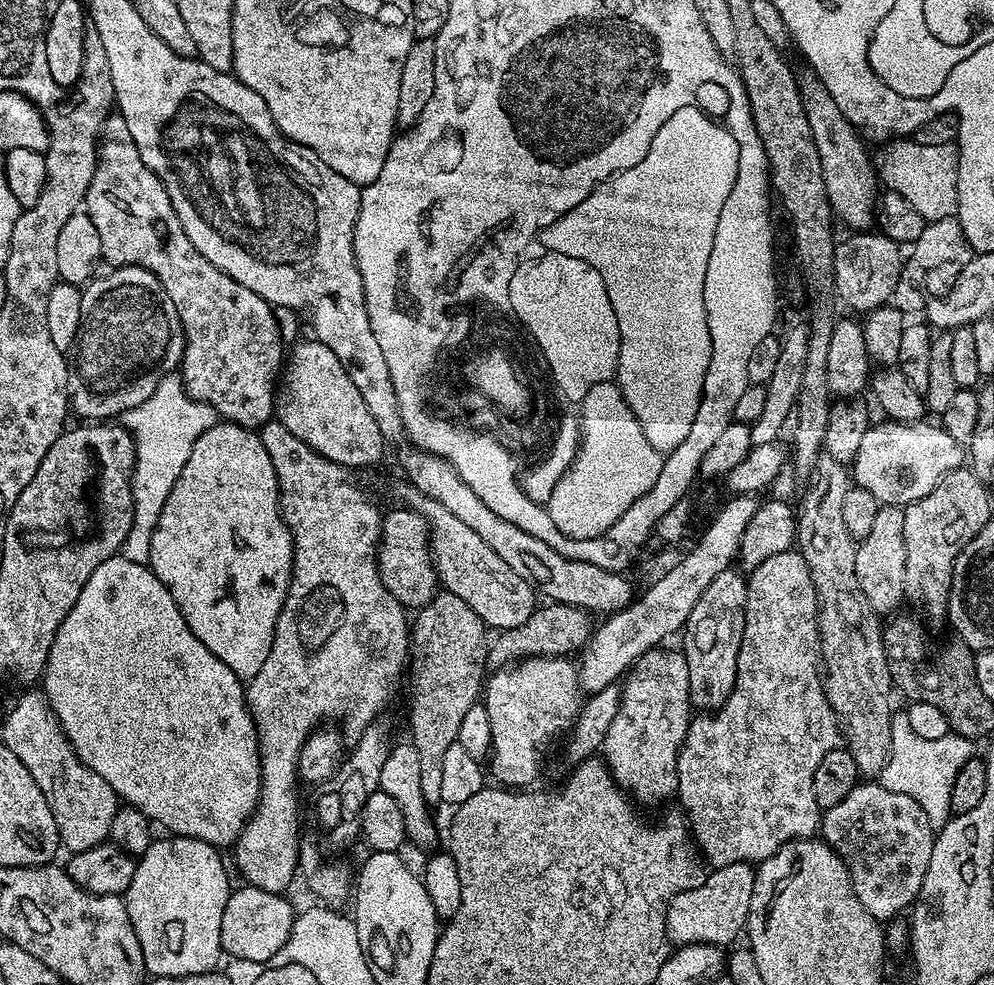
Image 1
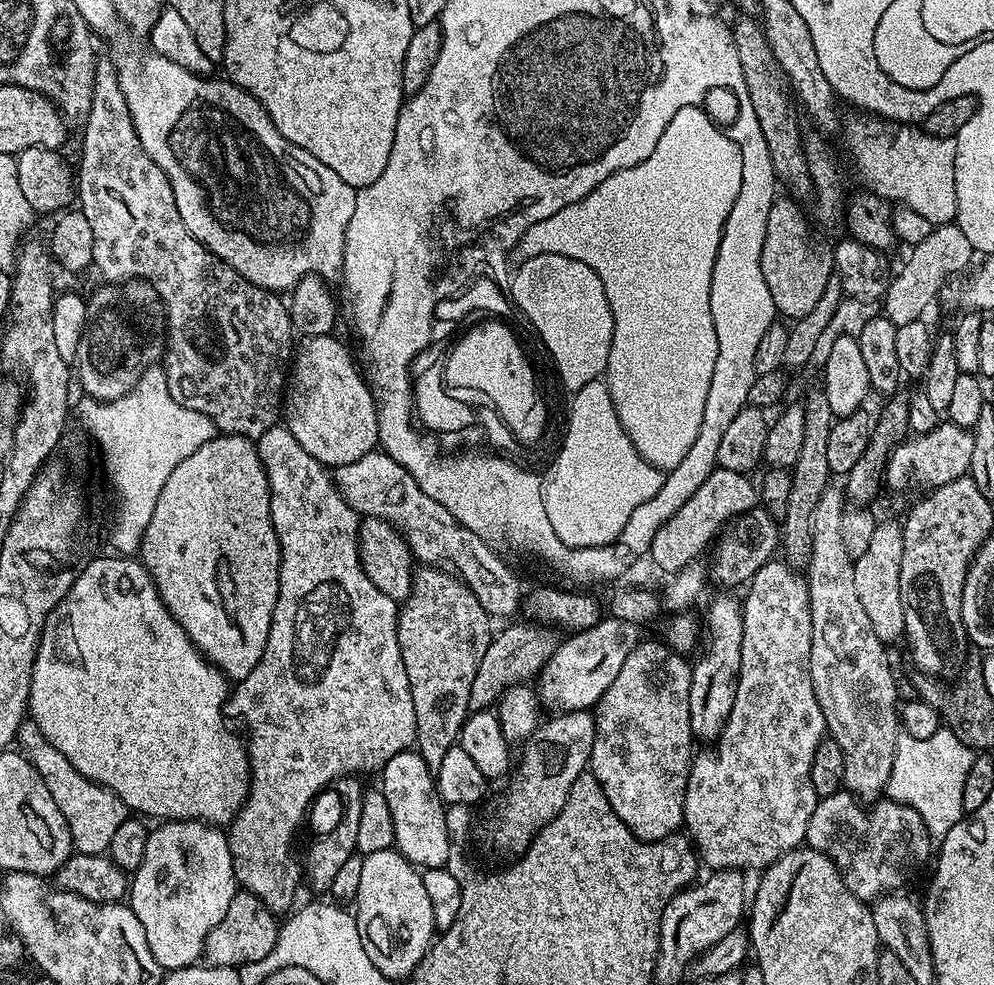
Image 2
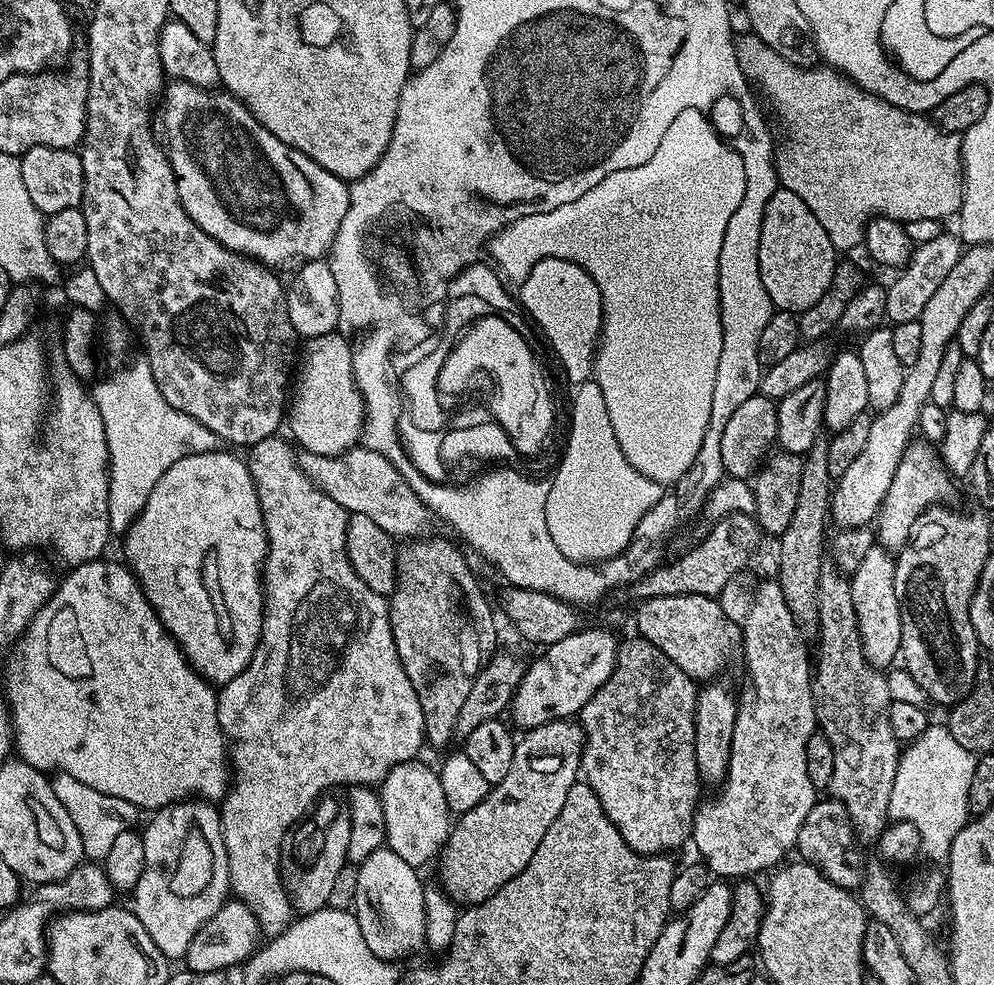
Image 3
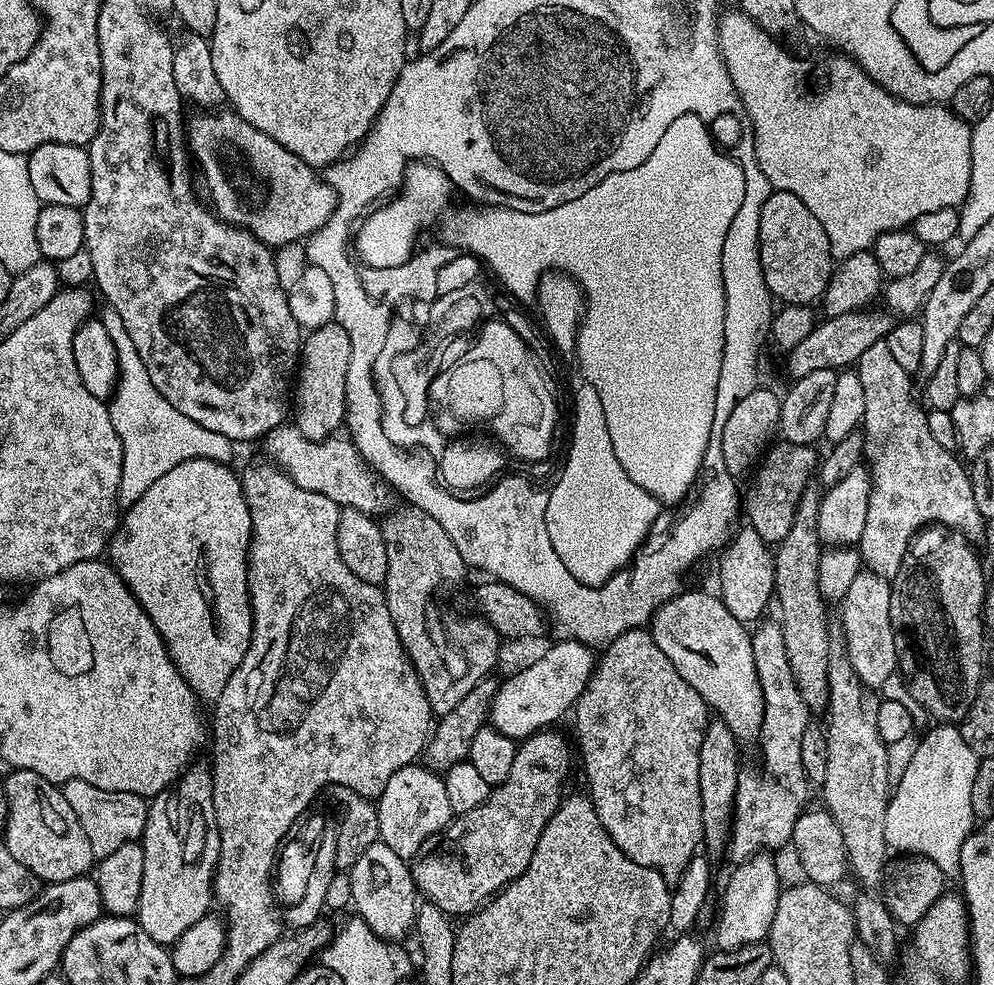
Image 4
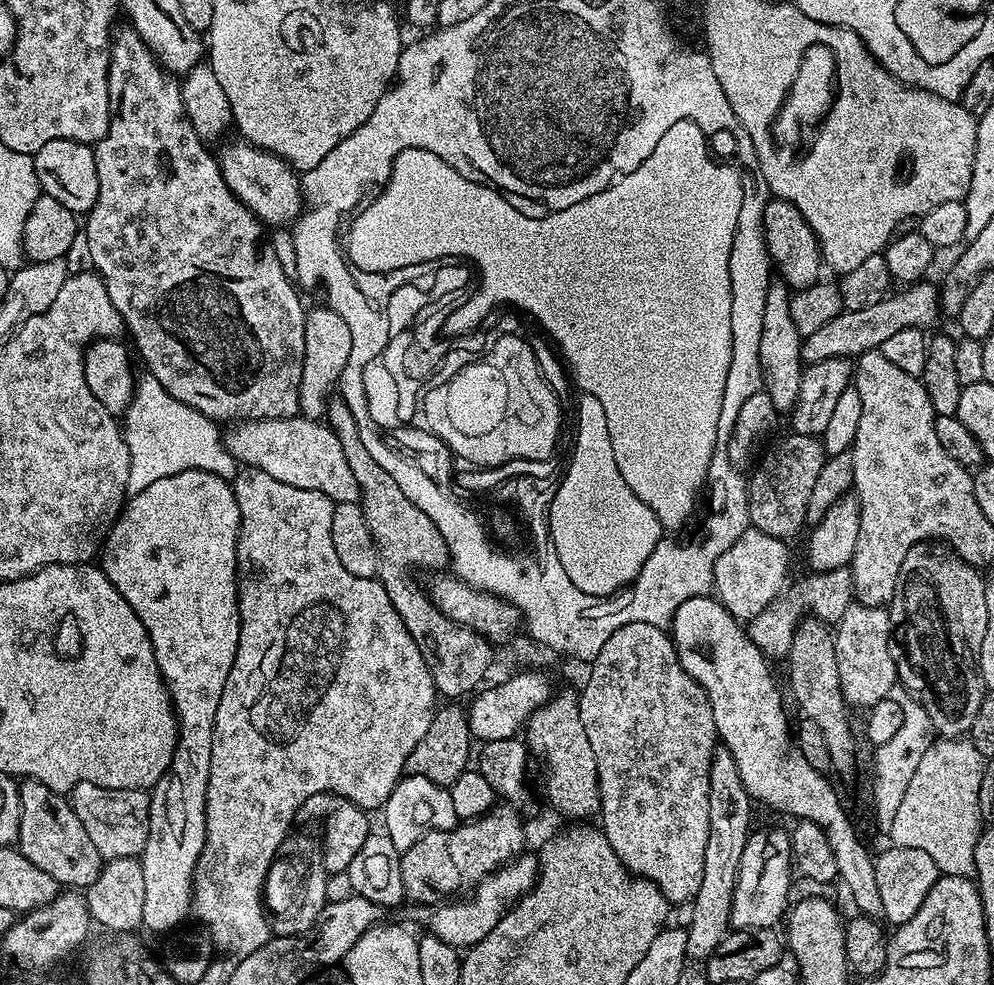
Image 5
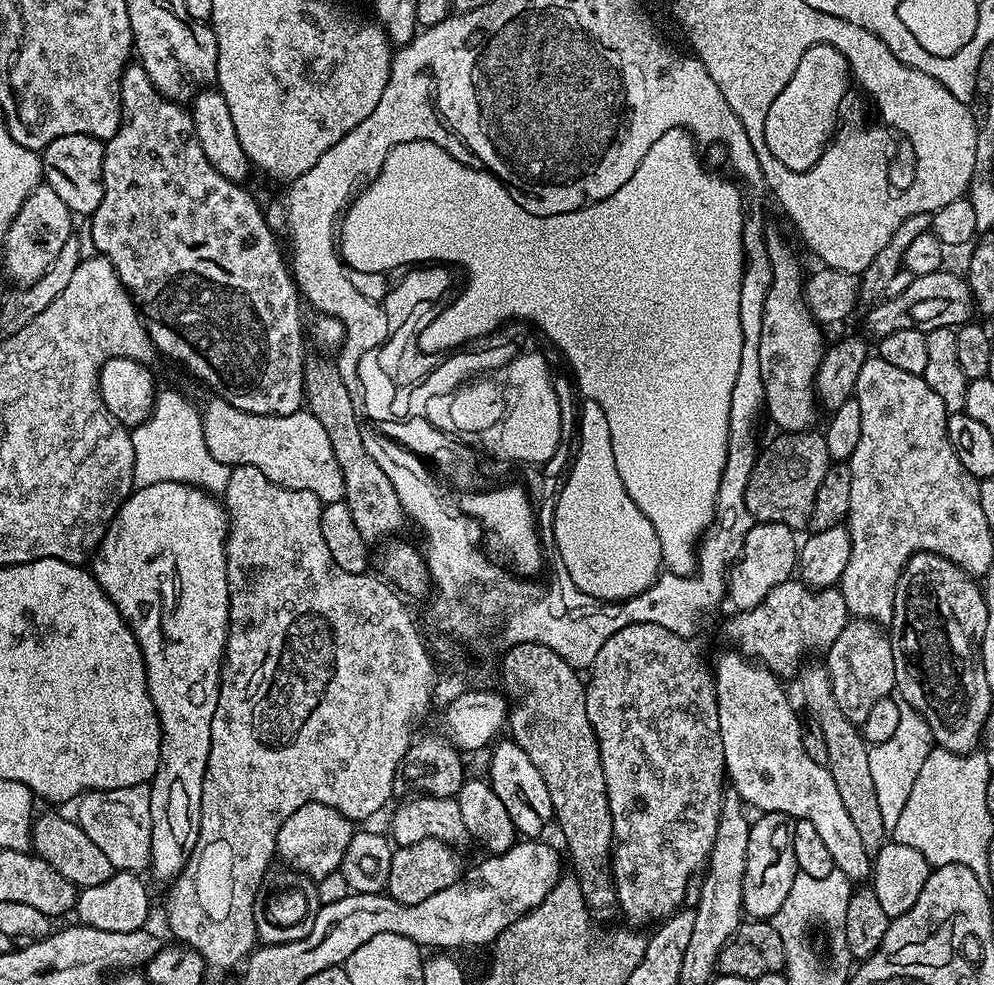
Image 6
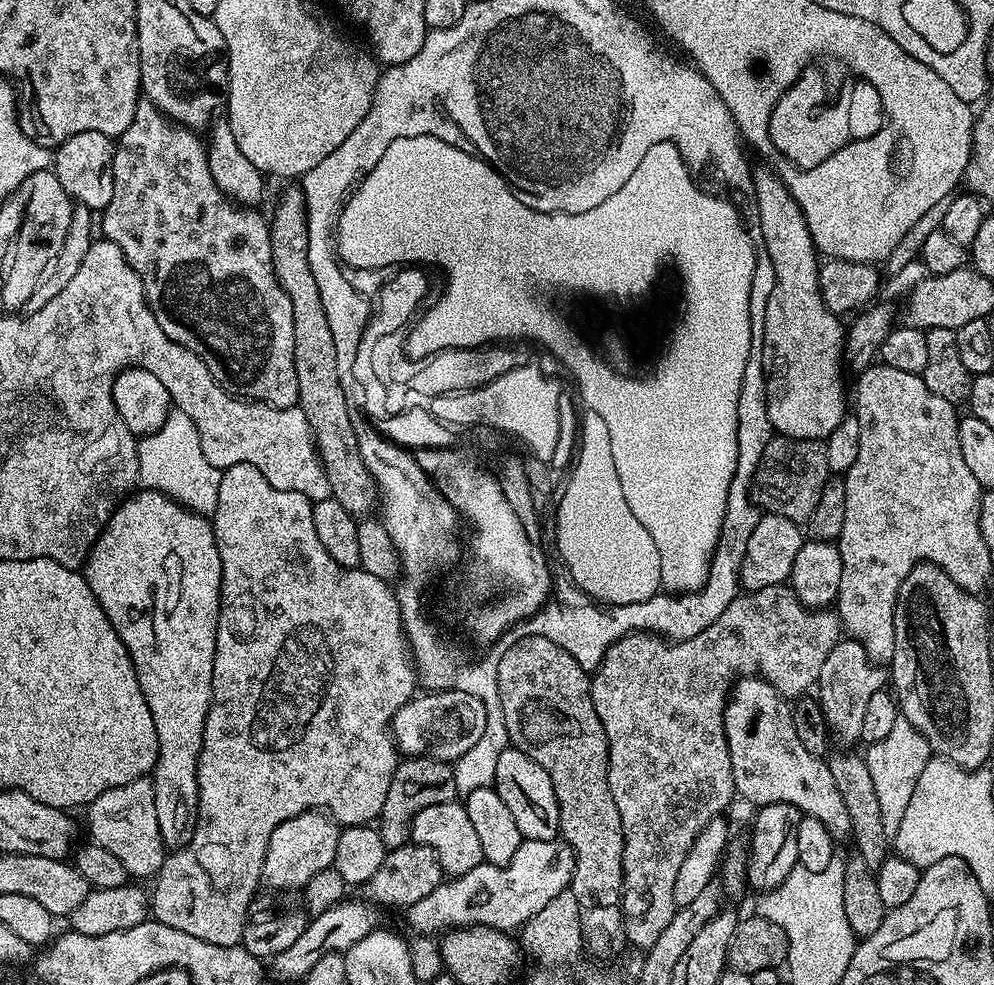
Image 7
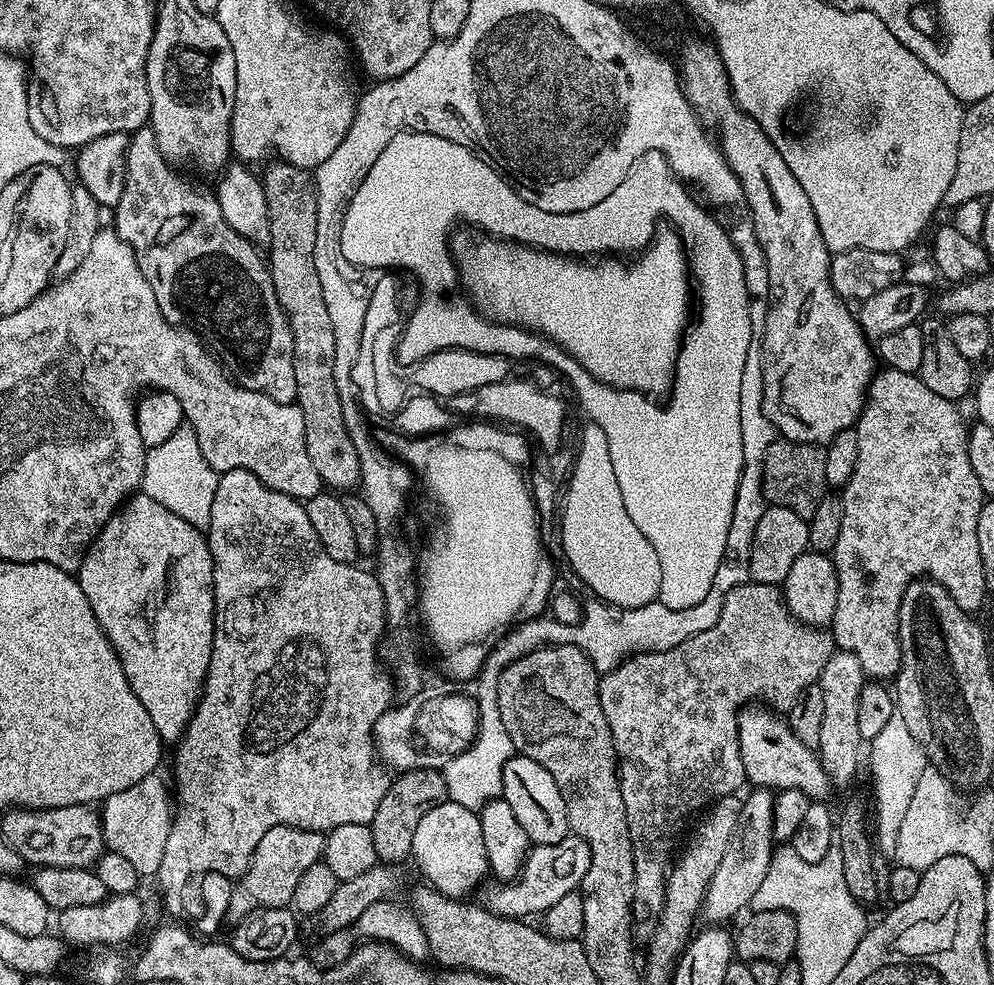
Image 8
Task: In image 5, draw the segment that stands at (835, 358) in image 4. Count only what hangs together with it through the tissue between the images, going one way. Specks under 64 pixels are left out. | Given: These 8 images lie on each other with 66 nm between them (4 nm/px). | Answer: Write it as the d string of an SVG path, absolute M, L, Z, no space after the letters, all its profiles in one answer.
M917 282L905 287L904 292L893 291L874 306L866 310L843 310L826 325L819 327L814 334L803 337L800 346L800 358L805 365L822 362L835 356L855 358L863 352L875 352L898 330L907 328L931 329L930 326L942 316L940 293L934 283Z

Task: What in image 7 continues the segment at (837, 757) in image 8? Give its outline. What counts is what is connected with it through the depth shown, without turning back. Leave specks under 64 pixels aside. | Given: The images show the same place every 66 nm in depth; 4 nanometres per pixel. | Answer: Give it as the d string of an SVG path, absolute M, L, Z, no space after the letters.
M851 638L841 639L839 644L830 650L826 662L822 662L822 670L818 681L818 699L820 709L828 723L831 735L845 740L845 745L857 743L862 734L862 721L866 714L866 705L874 694L885 691L886 672L866 654L859 642Z

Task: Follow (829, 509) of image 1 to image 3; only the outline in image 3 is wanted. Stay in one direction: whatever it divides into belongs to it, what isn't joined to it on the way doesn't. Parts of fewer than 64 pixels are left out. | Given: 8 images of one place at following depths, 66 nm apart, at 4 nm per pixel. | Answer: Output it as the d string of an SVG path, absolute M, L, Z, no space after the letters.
M825 566L821 570L818 578L817 592L817 622L815 627L820 630L820 641L816 644L816 652L814 648L814 671L812 672L812 697L816 703L816 723L819 731L824 733L825 738L830 742L830 746L834 746L834 778L830 789L831 799L842 802L842 806L846 806L846 814L850 814L852 826L856 830L857 837L861 841L876 840L885 835L886 829L889 827L890 819L888 811L890 810L890 794L894 787L895 772L898 770L898 764L902 751L901 741L894 738L894 730L890 730L890 706L892 705L892 695L888 689L888 677L881 669L875 668L866 658L864 647L862 646L862 638L858 630L858 618L854 614L854 598L852 597L852 585L849 577L841 572L835 566Z

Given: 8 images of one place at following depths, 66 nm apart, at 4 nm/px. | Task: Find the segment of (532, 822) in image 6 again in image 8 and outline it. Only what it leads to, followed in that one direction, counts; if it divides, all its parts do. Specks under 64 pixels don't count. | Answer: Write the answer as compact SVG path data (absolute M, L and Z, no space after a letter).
M519 754L509 758L502 770L502 798L510 806L514 818L518 818L518 826L526 830L533 845L562 842L569 836L562 790L558 790L558 782L550 778L550 770L546 770L546 766L538 766L534 758Z

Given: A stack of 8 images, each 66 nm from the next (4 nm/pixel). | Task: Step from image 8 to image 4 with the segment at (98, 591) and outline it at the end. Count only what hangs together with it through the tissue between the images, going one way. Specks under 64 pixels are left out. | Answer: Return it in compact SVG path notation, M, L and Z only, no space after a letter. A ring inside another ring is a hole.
M187 460L178 462L174 470L169 470L167 474L162 474L138 502L134 502L119 517L116 525L116 532L109 540L106 549L107 559L122 579L126 582L128 589L138 598L142 610L154 622L158 634L163 638L168 653L176 668L182 674L185 682L192 687L201 701L215 702L222 694L222 689L226 687L226 682L230 682L230 674L238 670L242 658L246 658L246 650L250 646L252 637L252 603L248 593L248 547L252 544L252 523L250 522L250 506L246 506L246 494L240 485L240 477L227 464L219 464L213 460ZM189 763L188 767L180 774L180 779L172 785L171 788L159 792L151 797L148 805L148 821L144 827L142 843L144 846L144 869L142 870L142 894L140 895L140 907L138 909L138 919L142 930L146 930L146 934L150 934L150 938L154 938L154 942L158 942L161 946L171 946L175 940L182 938L182 934L186 934L186 930L190 930L190 926L194 926L194 922L198 922L198 918L209 915L210 909L214 904L214 881L216 879L216 864L220 860L220 831L216 825L216 811L214 810L214 798L212 797L212 774L207 763L196 764Z

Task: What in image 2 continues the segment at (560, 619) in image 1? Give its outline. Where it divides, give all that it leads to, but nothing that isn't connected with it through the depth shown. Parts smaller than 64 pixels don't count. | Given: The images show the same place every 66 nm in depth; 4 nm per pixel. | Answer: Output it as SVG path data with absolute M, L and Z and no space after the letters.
M525 623L504 628L501 632L499 629L493 635L490 646L486 646L486 654L482 654L482 662L478 662L478 674L474 674L474 686L470 686L468 706L472 712L491 709L508 689L523 685L531 676L531 680L539 677L544 664L559 647L562 640L560 636L556 637L555 627Z

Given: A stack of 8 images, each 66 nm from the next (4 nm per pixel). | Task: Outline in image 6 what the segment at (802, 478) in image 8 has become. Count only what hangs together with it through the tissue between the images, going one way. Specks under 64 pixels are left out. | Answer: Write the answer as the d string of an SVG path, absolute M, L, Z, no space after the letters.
M819 431L776 434L761 450L760 457L755 457L750 482L746 482L746 510L750 510L753 521L782 523L795 530L807 529L818 485L829 463L826 442Z

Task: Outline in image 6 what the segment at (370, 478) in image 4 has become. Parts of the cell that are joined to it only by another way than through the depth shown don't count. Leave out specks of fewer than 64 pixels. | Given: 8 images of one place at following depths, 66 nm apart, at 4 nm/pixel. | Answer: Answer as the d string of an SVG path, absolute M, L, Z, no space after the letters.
M211 398L202 404L200 417L206 434L206 446L218 462L235 466L254 466L270 478L270 482L286 486L290 490L310 490L323 505L344 499L342 470L334 458L334 446L322 430L322 422L314 414L301 410L285 416L250 414L230 406L230 402Z

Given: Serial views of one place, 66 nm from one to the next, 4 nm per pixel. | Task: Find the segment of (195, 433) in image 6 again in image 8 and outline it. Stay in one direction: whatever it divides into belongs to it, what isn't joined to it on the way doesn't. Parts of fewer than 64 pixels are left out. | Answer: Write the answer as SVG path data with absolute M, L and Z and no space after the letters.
M182 426L174 430L174 434L166 438L166 442L147 449L144 453L143 495L154 498L158 506L166 506L166 510L178 514L178 518L190 522L190 526L195 528L207 530L210 526L210 509L214 506L214 490L218 490L219 481L220 477L210 466L210 462L202 458L202 446L198 446L198 438L190 427Z

